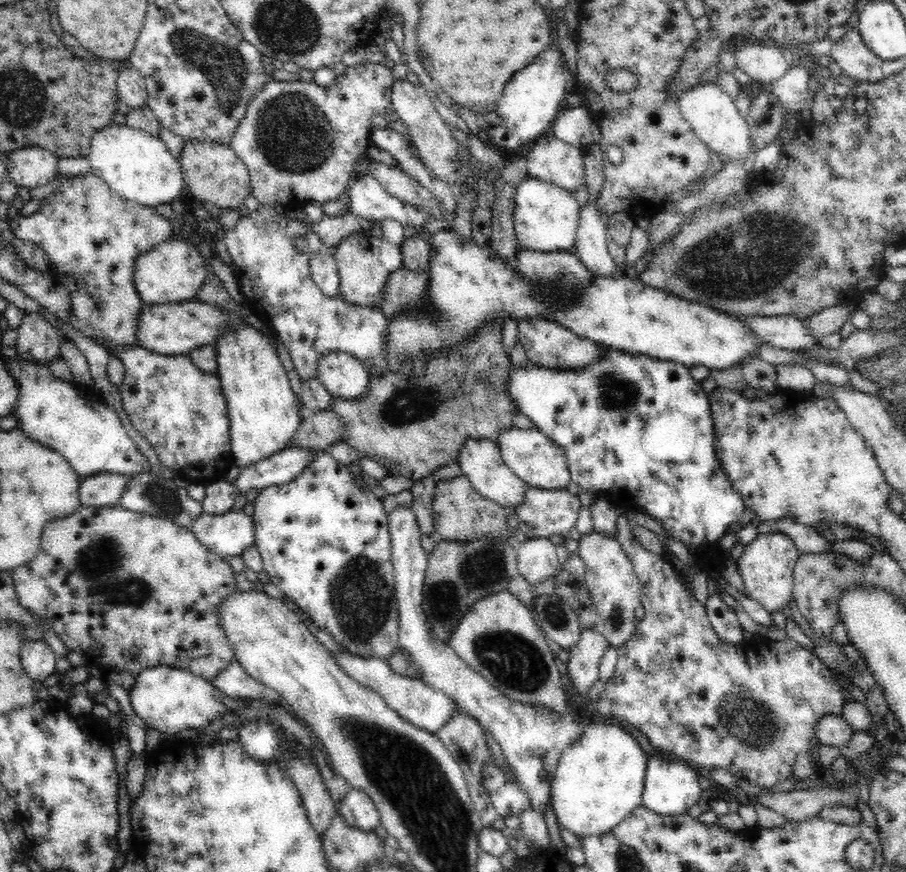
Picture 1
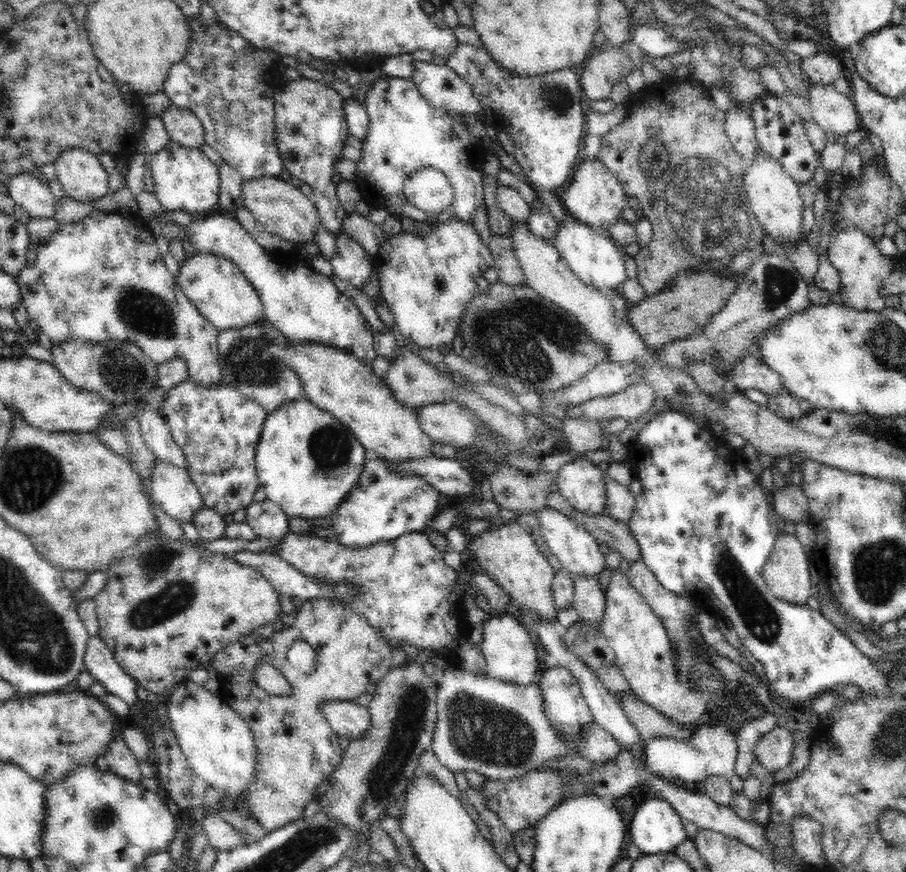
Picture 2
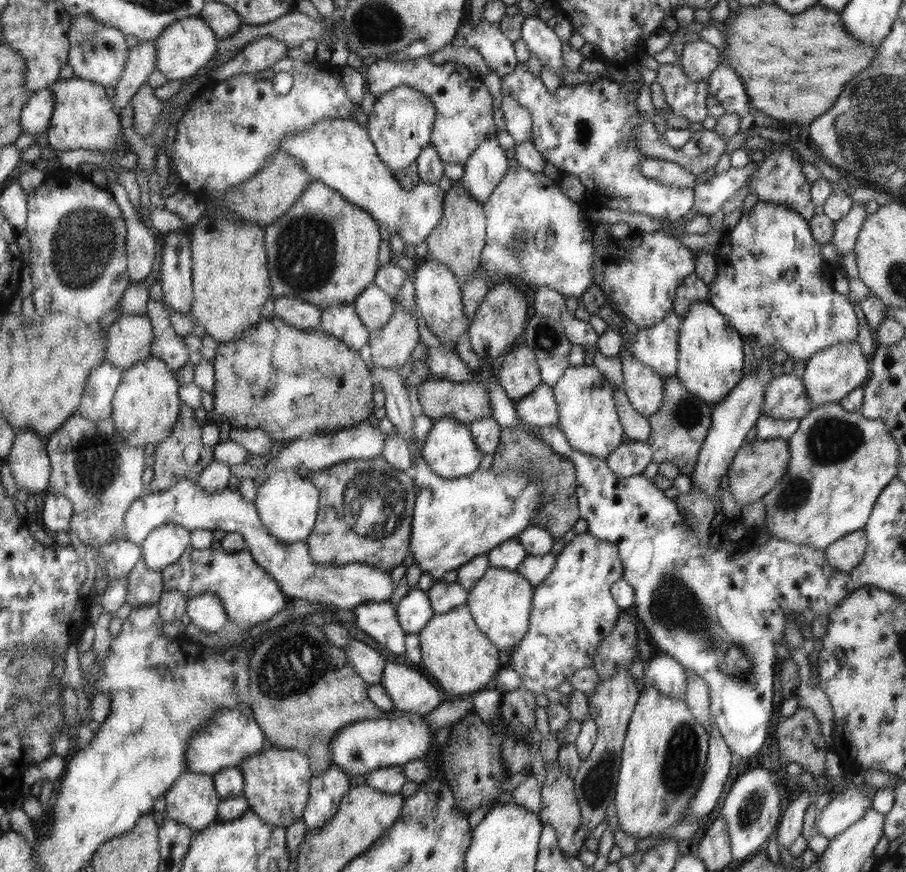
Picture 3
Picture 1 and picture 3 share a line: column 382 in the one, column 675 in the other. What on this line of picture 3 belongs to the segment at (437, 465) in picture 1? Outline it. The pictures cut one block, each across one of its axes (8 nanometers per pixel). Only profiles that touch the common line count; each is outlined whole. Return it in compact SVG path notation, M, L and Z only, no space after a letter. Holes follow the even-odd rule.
M677 375L664 379L664 402L660 410L647 417L651 426L647 442L652 449L652 461L672 462L672 465L678 466L682 475L690 476L697 470L701 448L709 432L710 408L701 397L690 392Z

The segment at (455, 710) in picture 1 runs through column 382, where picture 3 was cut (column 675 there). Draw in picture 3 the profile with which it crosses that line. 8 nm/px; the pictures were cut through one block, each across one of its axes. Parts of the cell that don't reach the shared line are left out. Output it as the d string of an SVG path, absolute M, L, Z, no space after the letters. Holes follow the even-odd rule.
M656 653L643 671L645 686L660 689L667 696L685 701L688 690L686 668L674 657Z

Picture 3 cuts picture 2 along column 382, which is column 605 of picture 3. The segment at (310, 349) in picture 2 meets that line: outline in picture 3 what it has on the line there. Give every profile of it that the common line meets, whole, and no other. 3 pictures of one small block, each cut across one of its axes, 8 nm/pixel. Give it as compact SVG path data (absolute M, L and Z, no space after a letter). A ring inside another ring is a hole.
M570 365L560 380L551 386L556 395L560 422L556 424L564 433L568 444L578 452L606 459L622 444L624 427L617 412L614 387L593 365Z

